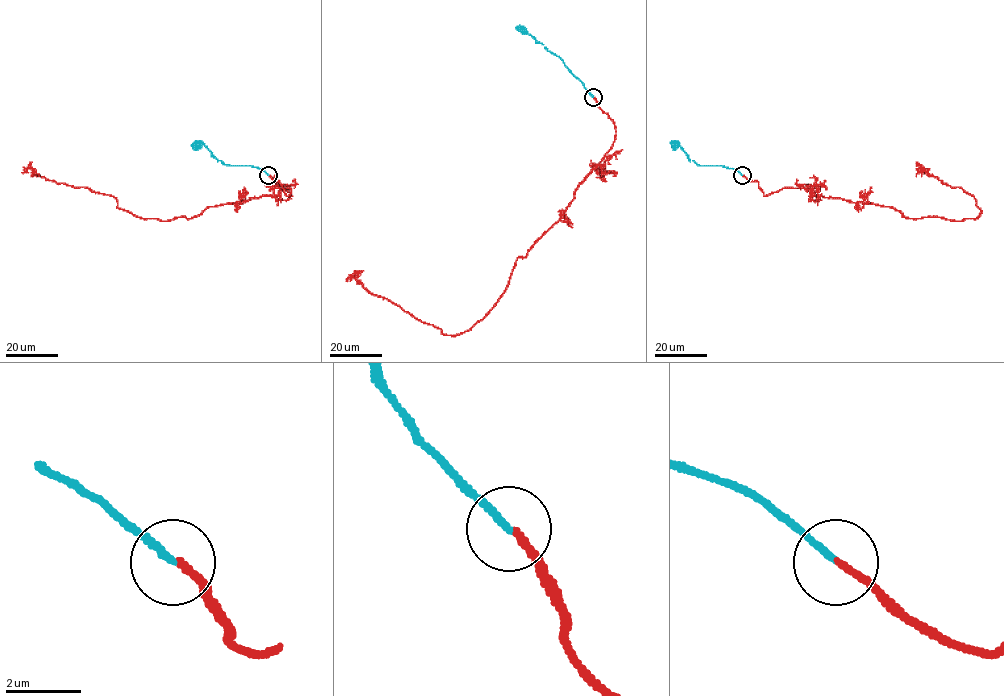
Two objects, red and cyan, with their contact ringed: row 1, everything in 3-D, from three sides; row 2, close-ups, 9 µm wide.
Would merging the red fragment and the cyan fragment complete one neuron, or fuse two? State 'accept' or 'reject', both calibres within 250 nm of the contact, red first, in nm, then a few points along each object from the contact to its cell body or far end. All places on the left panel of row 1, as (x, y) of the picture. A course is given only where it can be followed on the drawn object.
accept | 180/180 nm | red via (269, 175), (285, 195), (291, 192), (276, 188), (192, 217), (160, 220), (119, 209), (107, 194), (22, 172) | cyan via (268, 175), (253, 166), (225, 165), (203, 144), (192, 145)

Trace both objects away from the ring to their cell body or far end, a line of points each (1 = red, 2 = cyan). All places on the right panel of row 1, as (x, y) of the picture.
1: (742, 175), (766, 195), (808, 188), (905, 217), (979, 215), (973, 197), (927, 172)
2: (742, 175), (724, 166), (697, 165), (689, 160), (679, 144), (672, 145)

